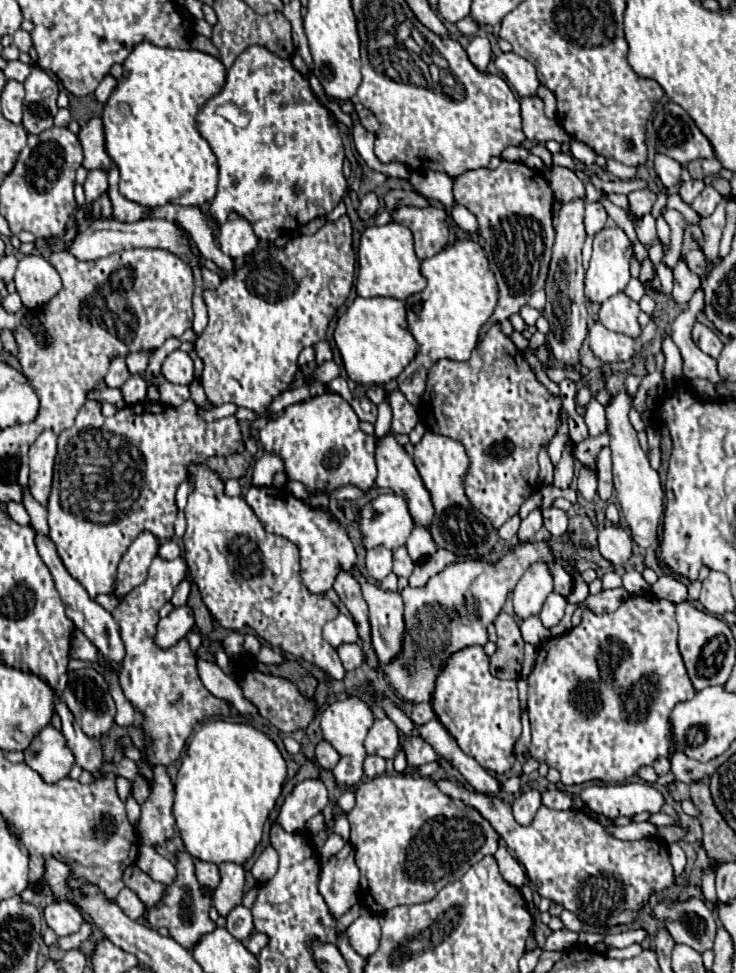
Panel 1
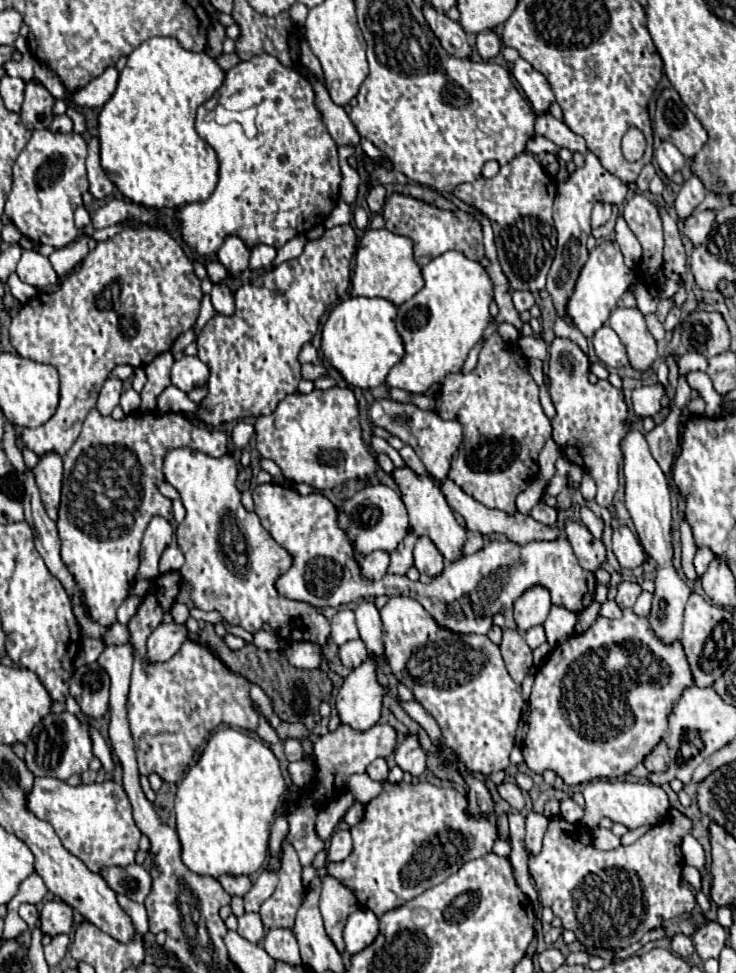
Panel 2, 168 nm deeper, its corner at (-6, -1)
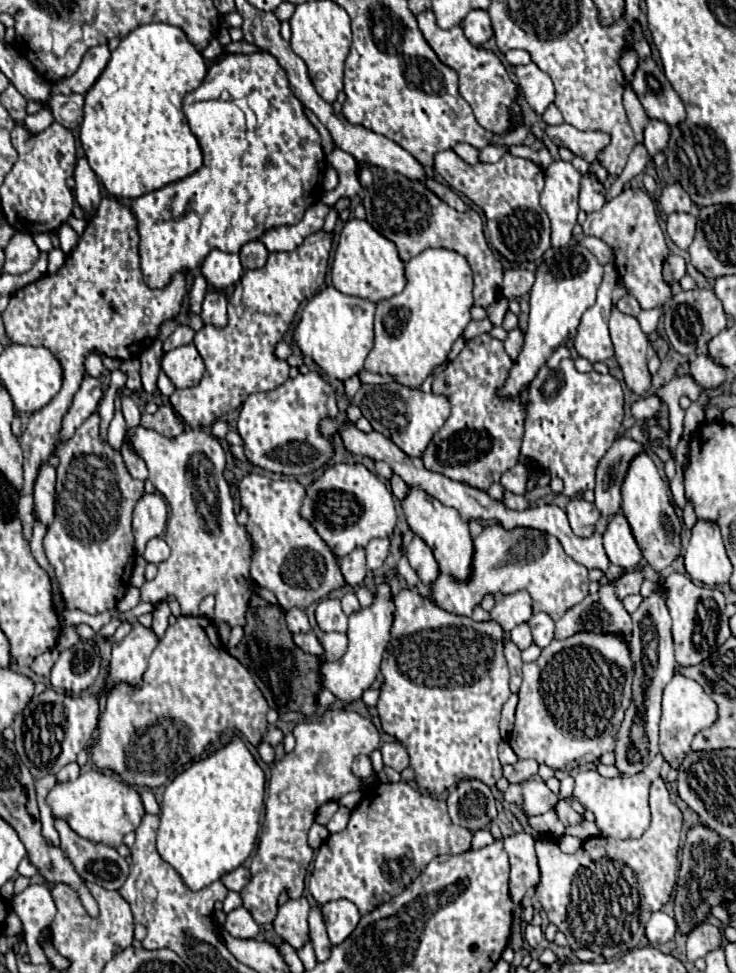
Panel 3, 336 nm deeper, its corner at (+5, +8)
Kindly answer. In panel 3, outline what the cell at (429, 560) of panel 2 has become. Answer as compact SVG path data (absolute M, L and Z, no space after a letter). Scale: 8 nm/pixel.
M414 536L414 540L406 550L406 556L410 560L410 566L424 584L430 586L438 578L438 562L434 560L432 550L426 546L426 542L420 536Z

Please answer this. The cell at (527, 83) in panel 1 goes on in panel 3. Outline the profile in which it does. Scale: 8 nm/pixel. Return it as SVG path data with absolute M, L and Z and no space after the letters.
M534 62L516 68L518 84L524 92L528 104L536 110L536 114L544 114L544 110L554 102L554 84L546 72L542 72Z

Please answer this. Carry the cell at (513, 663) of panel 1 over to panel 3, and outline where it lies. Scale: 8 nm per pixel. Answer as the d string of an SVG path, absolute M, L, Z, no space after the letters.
M506 640L504 656L506 656L508 666L510 666L510 688L512 688L512 692L518 692L520 684L522 684L522 660L520 660L518 646L514 642Z

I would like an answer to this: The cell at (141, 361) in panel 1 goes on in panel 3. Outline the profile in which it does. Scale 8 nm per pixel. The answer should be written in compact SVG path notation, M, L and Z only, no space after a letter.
M90 354L90 356L86 356L86 360L84 360L84 368L86 368L86 372L90 374L90 376L100 376L102 372L104 372L104 366L102 366L102 360L100 360L100 356L98 354Z

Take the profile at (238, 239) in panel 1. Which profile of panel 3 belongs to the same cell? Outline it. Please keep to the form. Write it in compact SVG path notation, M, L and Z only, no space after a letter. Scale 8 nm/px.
M212 250L200 270L208 286L212 286L214 290L226 290L228 286L236 284L244 274L238 254L228 254L222 250Z

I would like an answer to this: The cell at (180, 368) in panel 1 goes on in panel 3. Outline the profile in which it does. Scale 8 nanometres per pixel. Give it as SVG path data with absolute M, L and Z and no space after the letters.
M194 344L170 350L162 360L162 368L176 388L196 386L204 374L204 362Z

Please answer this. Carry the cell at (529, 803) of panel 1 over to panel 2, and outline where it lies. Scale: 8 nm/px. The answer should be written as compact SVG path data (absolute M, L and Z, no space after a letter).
M529 811L527 817L527 835L525 835L525 849L529 853L539 853L541 849L541 841L543 841L543 833L547 829L547 823L549 819L543 815L543 813L535 813L535 811Z

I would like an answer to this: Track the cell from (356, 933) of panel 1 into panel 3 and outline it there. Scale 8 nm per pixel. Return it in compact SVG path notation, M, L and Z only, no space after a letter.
M350 900L326 902L320 906L320 912L326 922L328 938L334 946L338 946L342 940L346 940L360 920L360 912L358 912L358 908L354 908L354 904L350 904Z

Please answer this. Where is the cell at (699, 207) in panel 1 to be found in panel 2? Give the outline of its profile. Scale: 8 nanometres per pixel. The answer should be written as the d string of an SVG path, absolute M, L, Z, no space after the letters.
M705 209L705 211L695 211L691 217L685 219L685 235L693 241L693 245L701 245L707 241L715 215L717 215L715 209Z

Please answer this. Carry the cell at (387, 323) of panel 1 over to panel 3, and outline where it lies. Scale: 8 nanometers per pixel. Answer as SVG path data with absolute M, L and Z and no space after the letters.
M334 286L320 290L302 310L300 322L294 328L294 342L304 356L310 356L330 378L346 380L362 370L364 358L374 346L374 302L346 296Z

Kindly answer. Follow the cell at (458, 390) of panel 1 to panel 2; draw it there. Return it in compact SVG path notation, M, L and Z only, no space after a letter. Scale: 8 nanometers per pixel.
M493 333L485 339L477 367L471 373L449 373L435 397L435 411L439 413L439 417L445 421L455 419L463 427L463 443L453 457L453 469L449 473L449 479L455 481L469 497L483 503L487 509L501 509L509 515L517 513L517 495L525 491L537 477L537 455L543 449L545 441L551 437L551 423L539 405L539 387L527 371L527 359L511 347L513 345L505 343L499 333Z

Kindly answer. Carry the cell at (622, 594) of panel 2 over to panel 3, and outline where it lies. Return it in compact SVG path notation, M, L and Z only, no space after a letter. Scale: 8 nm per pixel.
M640 570L626 572L618 582L614 582L618 598L626 598L628 594L638 594L642 582L644 582L644 574Z

